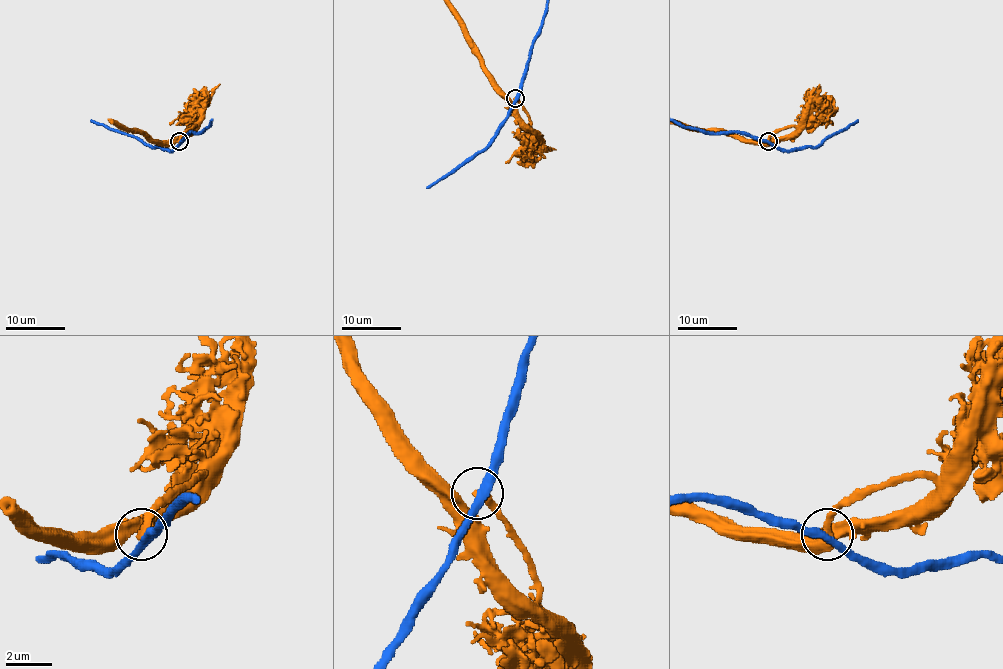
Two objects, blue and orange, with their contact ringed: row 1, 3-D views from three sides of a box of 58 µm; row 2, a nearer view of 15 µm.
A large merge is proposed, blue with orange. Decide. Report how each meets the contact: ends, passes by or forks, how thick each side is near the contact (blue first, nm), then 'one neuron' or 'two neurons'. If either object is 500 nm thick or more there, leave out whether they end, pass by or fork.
blue passes by | orange passes by | 360/240 nm | two neurons

